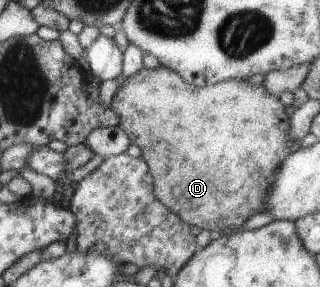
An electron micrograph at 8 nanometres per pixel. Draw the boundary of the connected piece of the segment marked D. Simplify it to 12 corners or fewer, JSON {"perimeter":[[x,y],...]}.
{"perimeter":[[120,76],[113,109],[189,226],[231,234],[301,146],[262,85]]}

